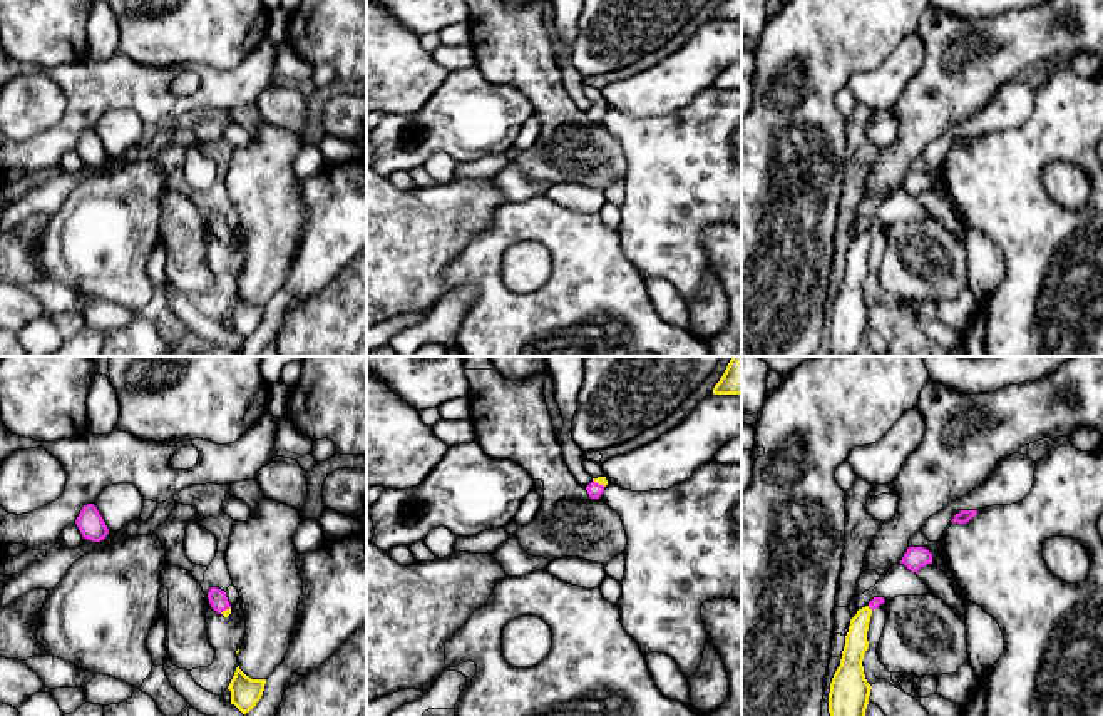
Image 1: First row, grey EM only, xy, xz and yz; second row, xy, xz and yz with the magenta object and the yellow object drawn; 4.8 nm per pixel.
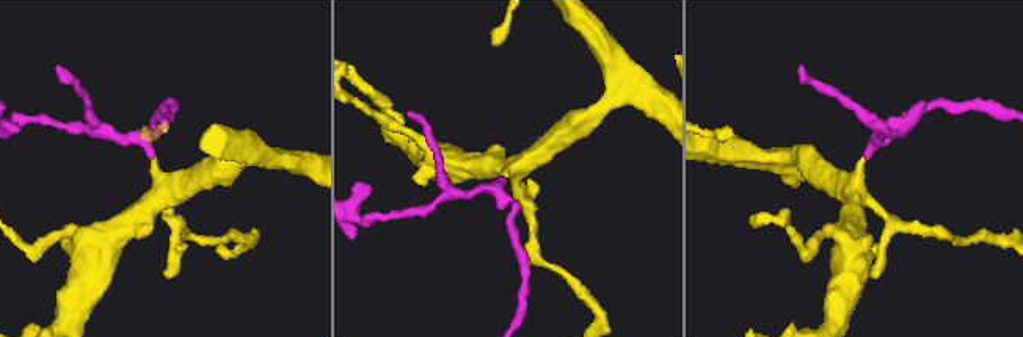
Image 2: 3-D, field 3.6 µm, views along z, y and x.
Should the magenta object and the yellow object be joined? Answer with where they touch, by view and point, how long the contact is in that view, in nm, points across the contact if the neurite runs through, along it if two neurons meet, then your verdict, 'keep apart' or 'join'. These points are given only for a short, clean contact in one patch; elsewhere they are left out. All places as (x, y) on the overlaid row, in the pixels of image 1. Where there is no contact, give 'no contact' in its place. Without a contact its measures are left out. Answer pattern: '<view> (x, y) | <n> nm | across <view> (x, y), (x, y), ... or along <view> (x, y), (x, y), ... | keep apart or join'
xz (598, 484) | 70 nm | across xz (595, 490), (598, 484), (601, 480) | join

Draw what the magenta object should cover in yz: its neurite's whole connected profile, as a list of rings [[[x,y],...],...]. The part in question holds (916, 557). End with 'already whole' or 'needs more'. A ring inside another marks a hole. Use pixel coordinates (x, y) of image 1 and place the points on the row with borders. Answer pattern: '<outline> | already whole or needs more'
[[[909,547],[900,564],[917,574],[921,567],[932,564],[932,554],[924,547]]] | already whole

